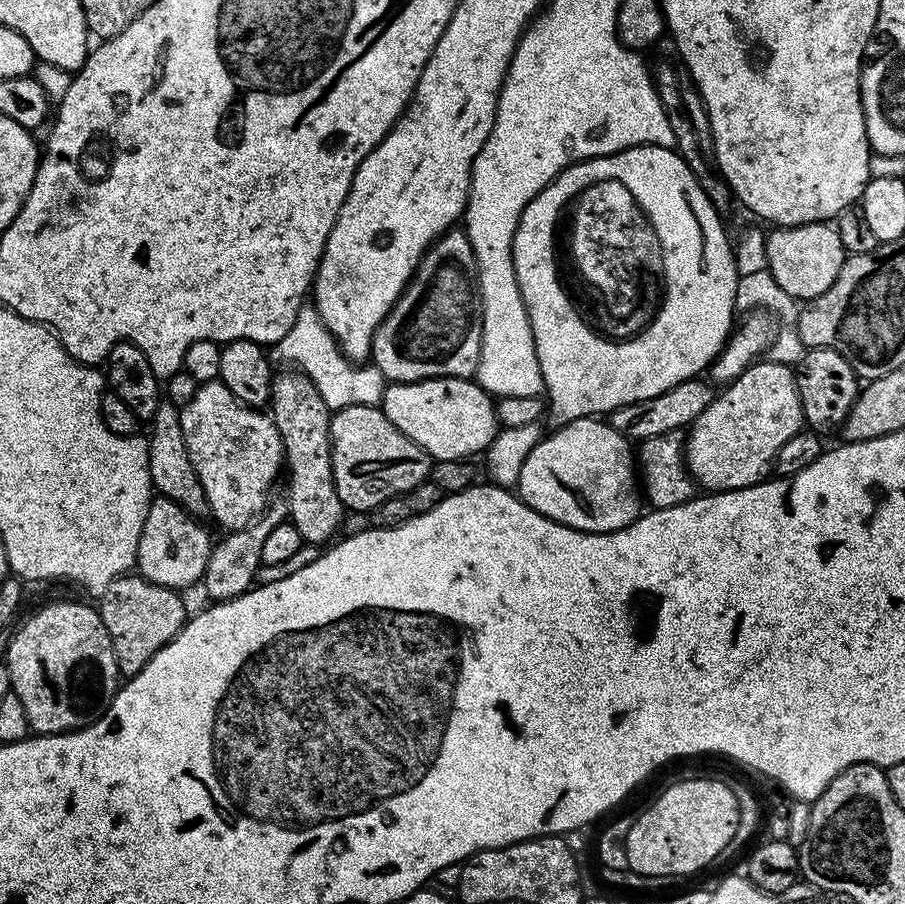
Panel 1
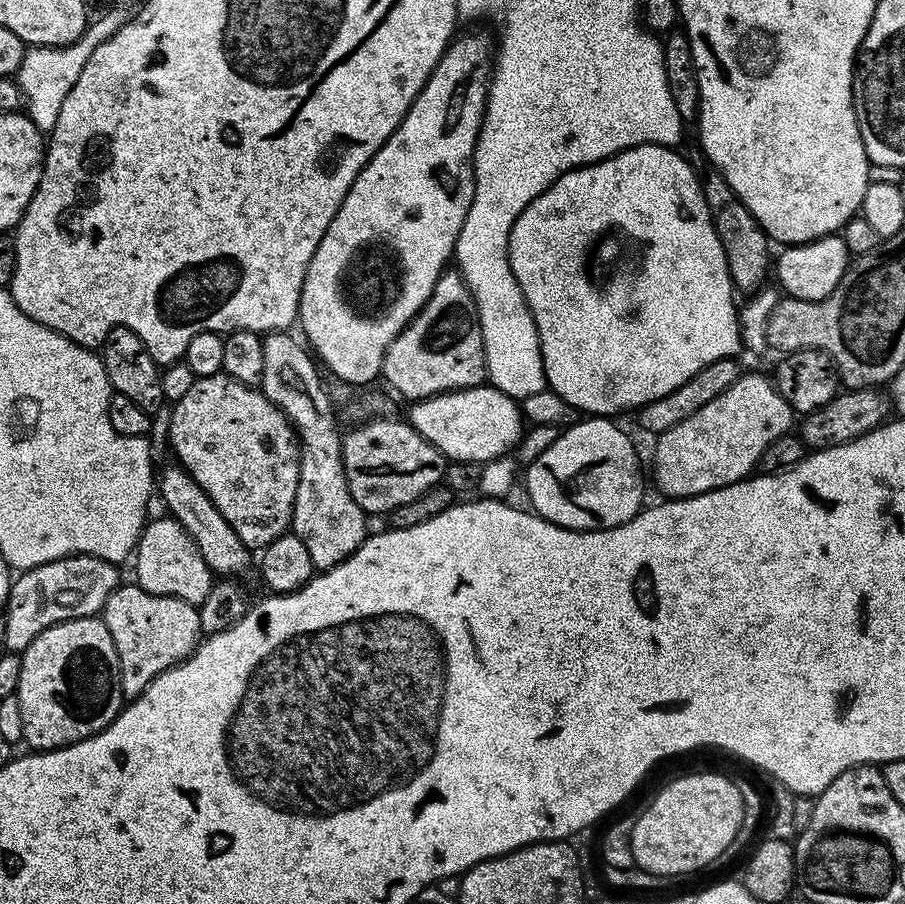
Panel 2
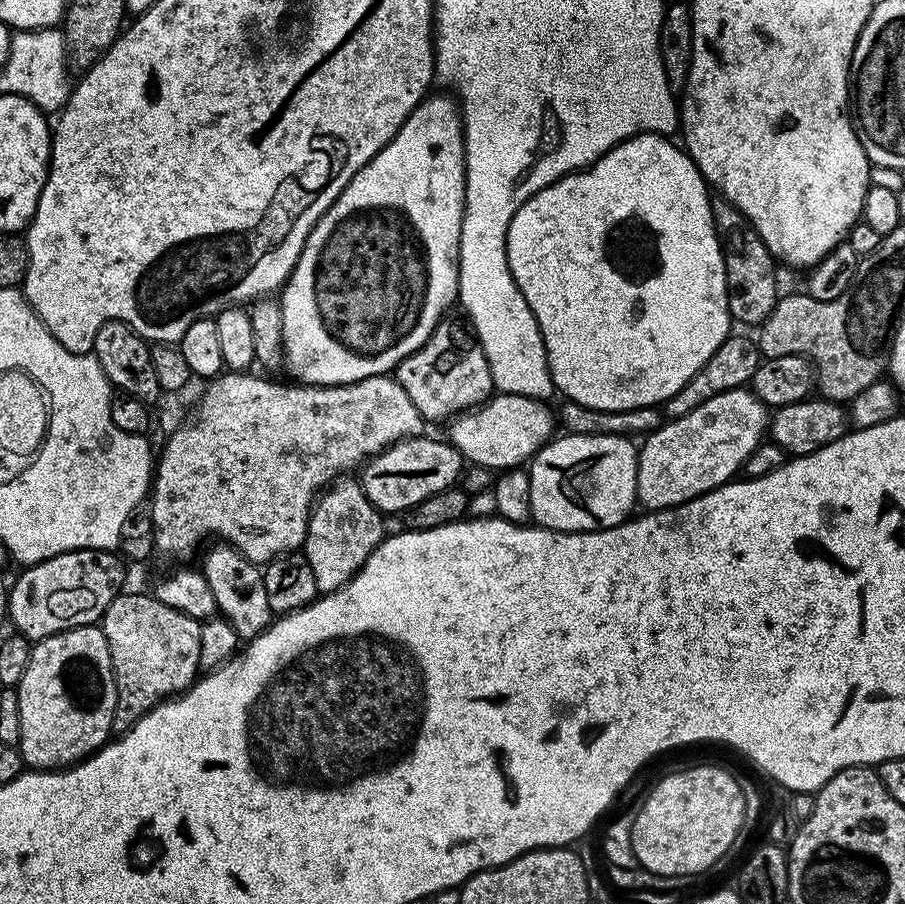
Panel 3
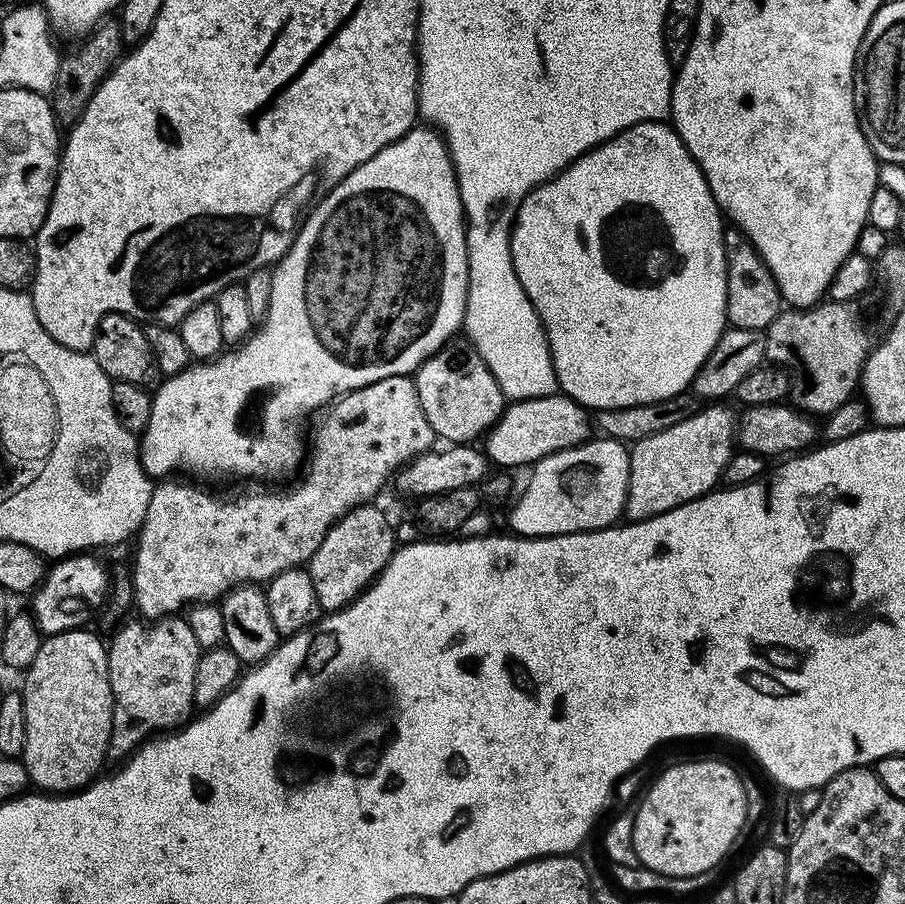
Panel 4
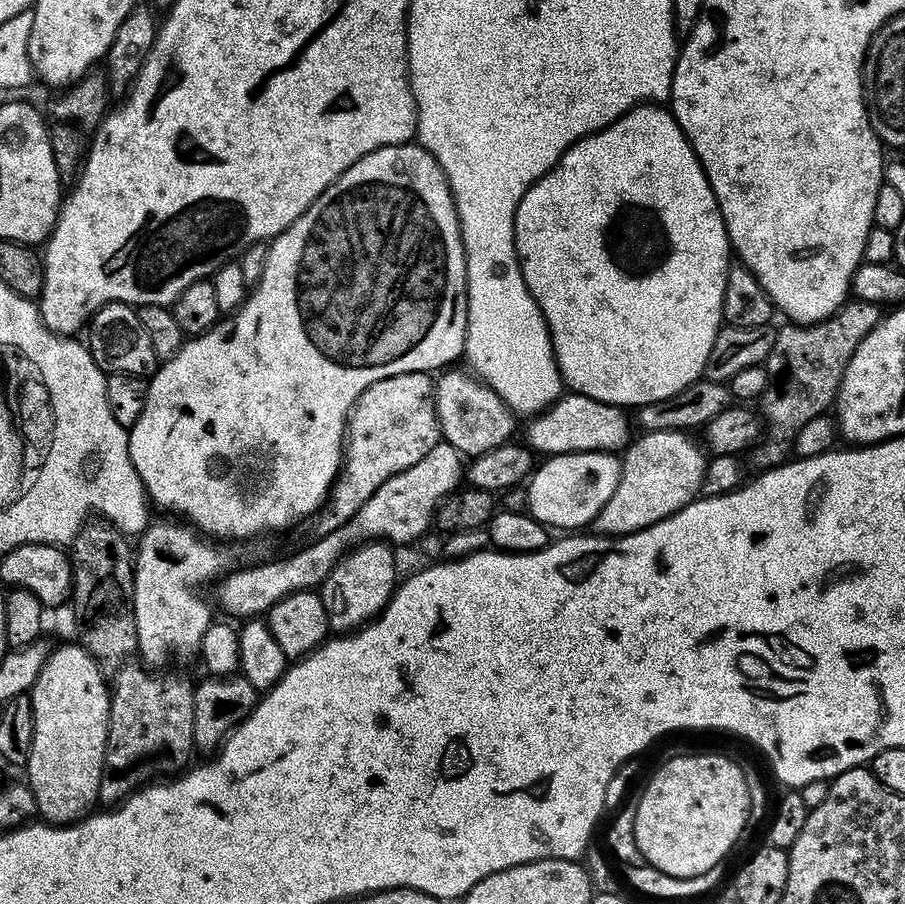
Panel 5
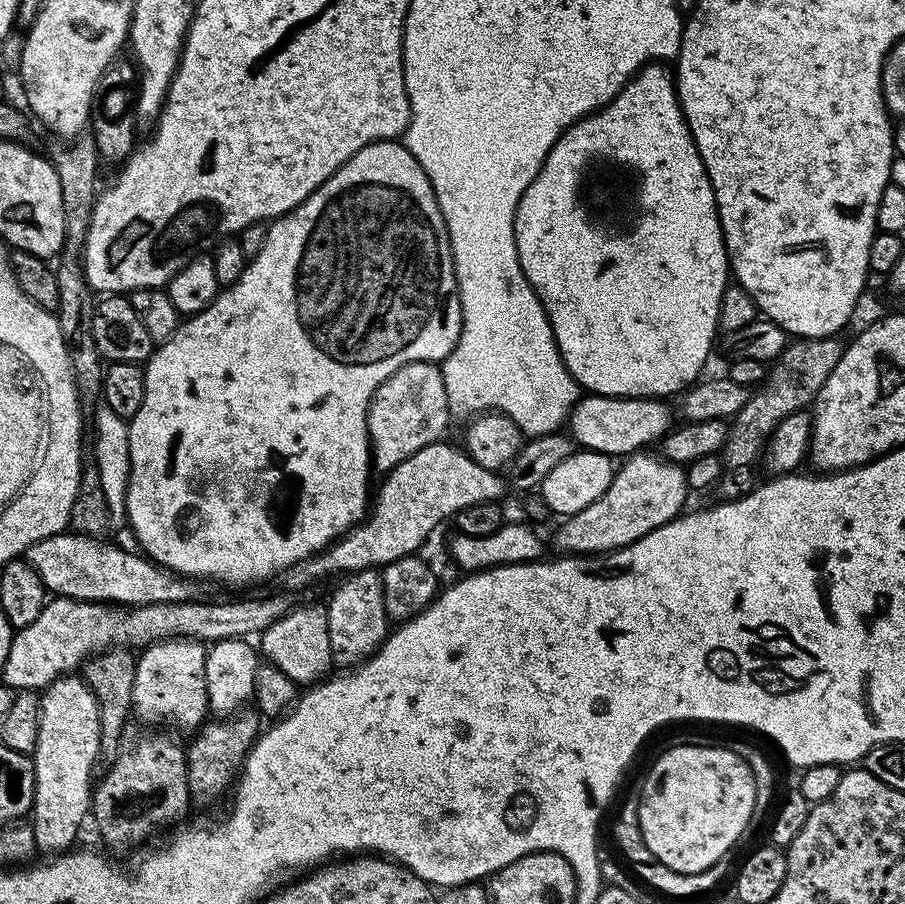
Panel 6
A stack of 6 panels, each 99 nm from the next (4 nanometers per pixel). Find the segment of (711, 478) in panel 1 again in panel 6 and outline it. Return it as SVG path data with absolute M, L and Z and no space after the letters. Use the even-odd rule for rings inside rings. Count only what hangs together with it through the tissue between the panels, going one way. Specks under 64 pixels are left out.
M641 450L629 455L623 461L624 464L615 469L612 485L590 506L578 510L573 516L567 517L563 521L564 525L556 532L556 544L559 551L564 554L607 554L614 552L618 548L625 548L638 538L658 530L663 524L668 524L675 520L677 516L685 511L684 499L690 496L688 477L685 469L679 464L671 464L670 461L661 458L659 455L651 456L651 451Z

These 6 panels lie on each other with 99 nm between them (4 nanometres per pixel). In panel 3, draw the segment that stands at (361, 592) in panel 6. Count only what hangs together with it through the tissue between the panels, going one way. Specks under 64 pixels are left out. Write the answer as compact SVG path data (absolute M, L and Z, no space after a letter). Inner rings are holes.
M337 478L316 497L308 514L308 529L302 554L314 570L317 593L337 592L352 581L360 567L374 554L374 550L386 539L385 517L366 498L359 479Z

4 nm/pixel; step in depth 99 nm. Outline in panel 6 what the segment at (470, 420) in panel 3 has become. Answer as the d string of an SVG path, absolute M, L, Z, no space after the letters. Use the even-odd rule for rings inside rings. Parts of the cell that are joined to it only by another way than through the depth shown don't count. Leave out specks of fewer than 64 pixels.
M581 395L566 424L570 435L581 449L601 452L604 456L624 458L647 449L673 427L672 412L660 398L617 398L614 396Z

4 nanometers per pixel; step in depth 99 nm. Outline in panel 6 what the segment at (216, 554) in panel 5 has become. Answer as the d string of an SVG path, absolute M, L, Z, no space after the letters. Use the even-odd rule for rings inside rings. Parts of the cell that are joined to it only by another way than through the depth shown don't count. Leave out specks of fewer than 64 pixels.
M173 638L150 644L139 653L132 706L135 715L148 723L145 725L167 726L172 730L181 728L192 734L209 719L205 651L205 645L195 638Z

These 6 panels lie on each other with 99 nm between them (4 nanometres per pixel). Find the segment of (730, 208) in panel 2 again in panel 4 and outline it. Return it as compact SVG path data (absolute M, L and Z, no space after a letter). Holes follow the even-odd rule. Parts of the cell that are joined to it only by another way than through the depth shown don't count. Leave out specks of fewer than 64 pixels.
M735 226L724 229L724 253L726 254L726 320L731 327L742 330L764 332L778 318L782 311L782 297L778 282L774 282L774 274L770 274L770 266L758 254L758 250L748 239L744 232Z

